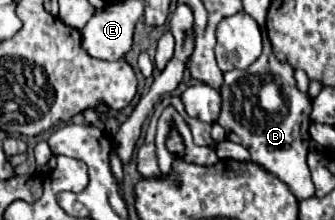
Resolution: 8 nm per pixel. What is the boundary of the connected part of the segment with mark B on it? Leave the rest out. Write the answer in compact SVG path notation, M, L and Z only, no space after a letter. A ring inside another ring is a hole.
M263 36L263 54L245 70L231 70L225 74L221 86L223 106L219 124L227 132L227 140L245 146L251 154L251 162L259 164L273 176L277 176L283 184L289 186L297 200L311 198L315 194L311 174L307 168L307 152L309 152L309 134L307 128L311 124L311 100L307 94L301 94L293 80L293 68L289 64L279 62L273 56L271 42ZM273 84L281 96L283 110L265 110L261 108L261 88Z

